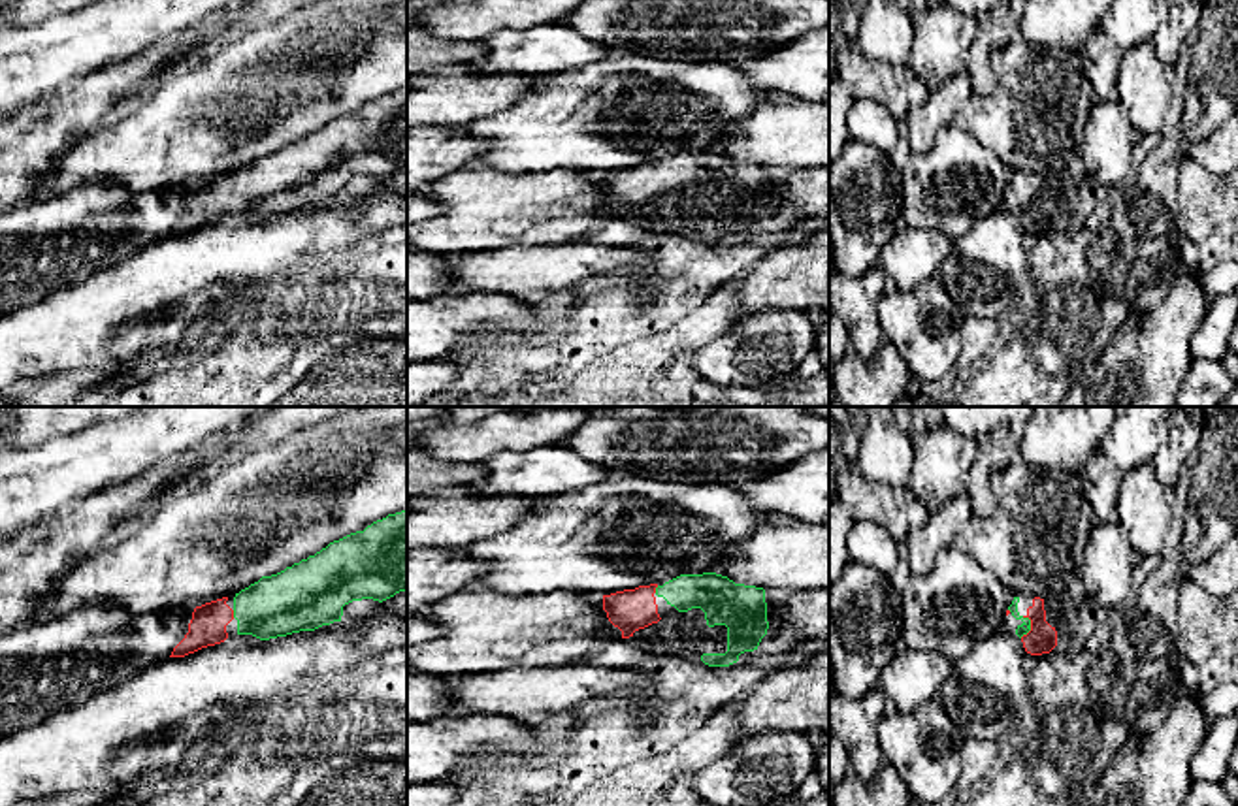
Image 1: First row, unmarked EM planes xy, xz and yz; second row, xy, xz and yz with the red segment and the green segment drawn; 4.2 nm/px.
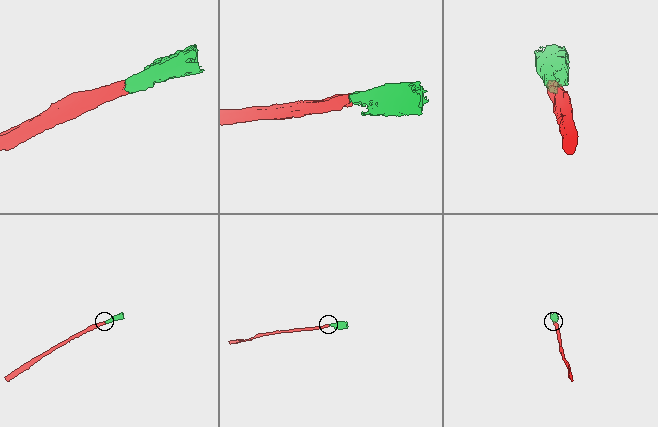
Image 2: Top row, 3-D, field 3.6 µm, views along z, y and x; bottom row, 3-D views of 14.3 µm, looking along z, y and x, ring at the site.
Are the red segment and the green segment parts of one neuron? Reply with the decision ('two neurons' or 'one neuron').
one neuron

